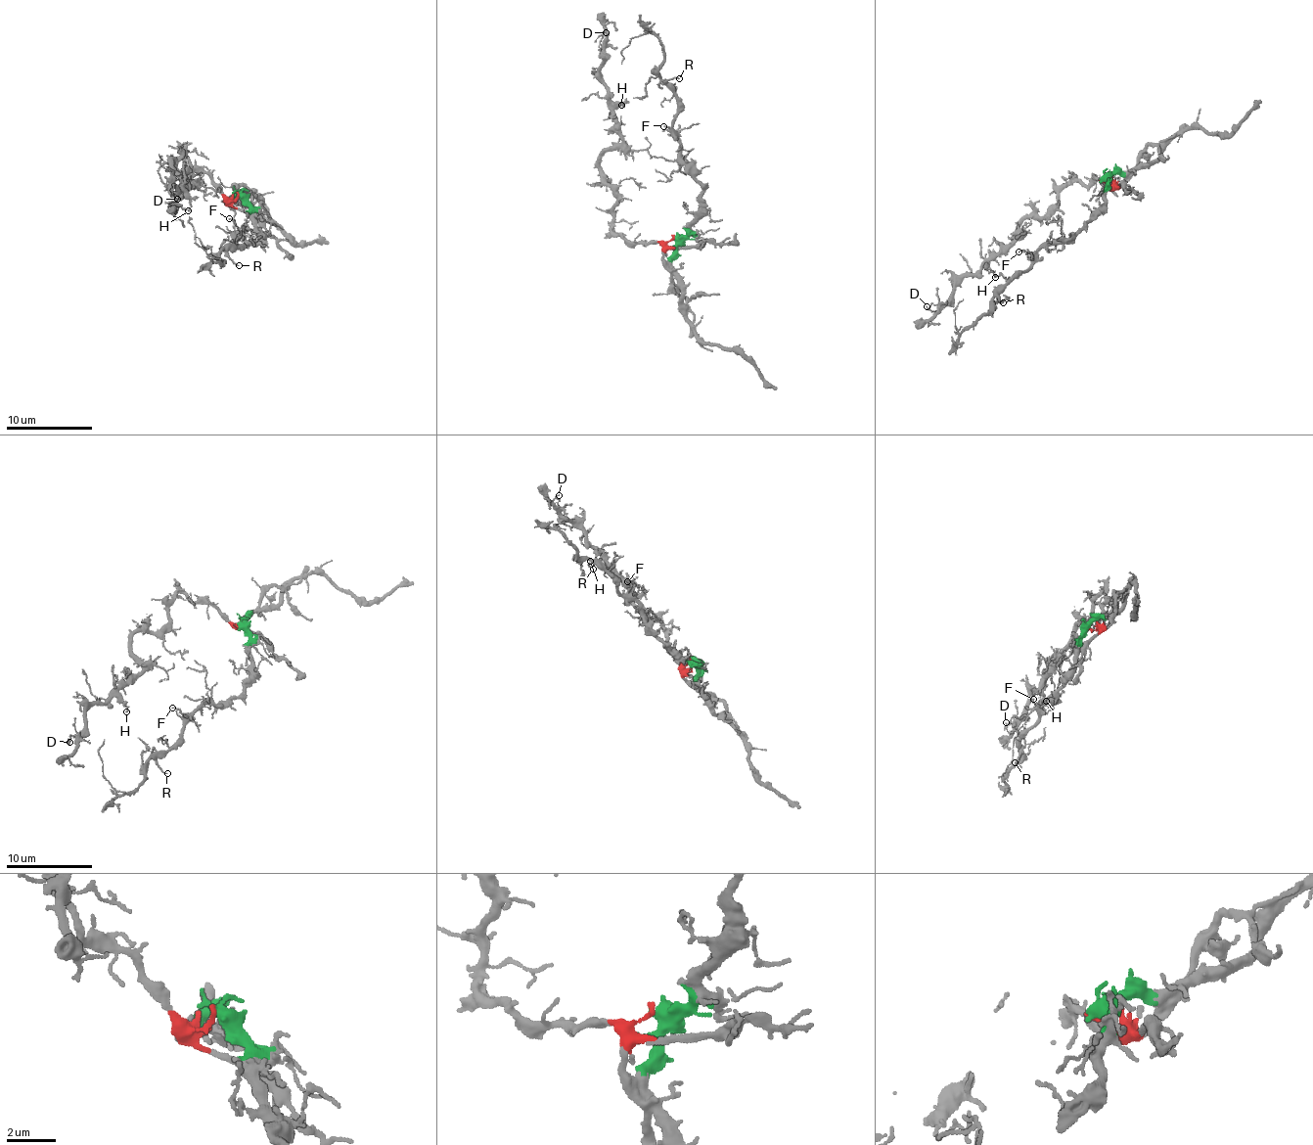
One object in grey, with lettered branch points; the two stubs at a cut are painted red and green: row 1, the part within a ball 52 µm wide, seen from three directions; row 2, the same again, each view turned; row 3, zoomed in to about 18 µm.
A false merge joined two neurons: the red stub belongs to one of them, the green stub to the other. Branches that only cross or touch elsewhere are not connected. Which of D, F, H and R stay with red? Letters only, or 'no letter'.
D, H

